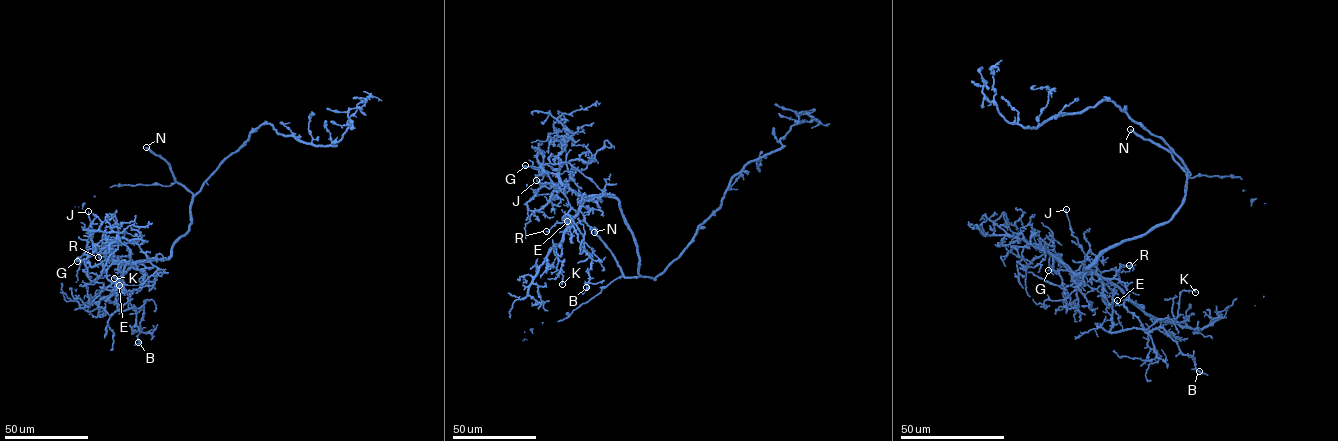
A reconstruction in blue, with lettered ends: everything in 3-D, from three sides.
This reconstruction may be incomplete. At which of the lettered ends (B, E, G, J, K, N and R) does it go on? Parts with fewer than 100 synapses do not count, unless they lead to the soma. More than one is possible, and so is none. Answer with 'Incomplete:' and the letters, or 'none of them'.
Incomplete: N

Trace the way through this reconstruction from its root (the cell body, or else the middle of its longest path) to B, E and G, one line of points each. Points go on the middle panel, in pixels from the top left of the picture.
B: (640, 275), (637, 246), (618, 201), (613, 197), (589, 197), (568, 223), (581, 246), (592, 257), (586, 287)
E: (640, 275), (637, 246), (616, 199), (589, 197), (568, 223), (569, 228), (572, 224), (567, 221)
G: (640, 275), (637, 246), (616, 199), (578, 195), (556, 174), (525, 165)

